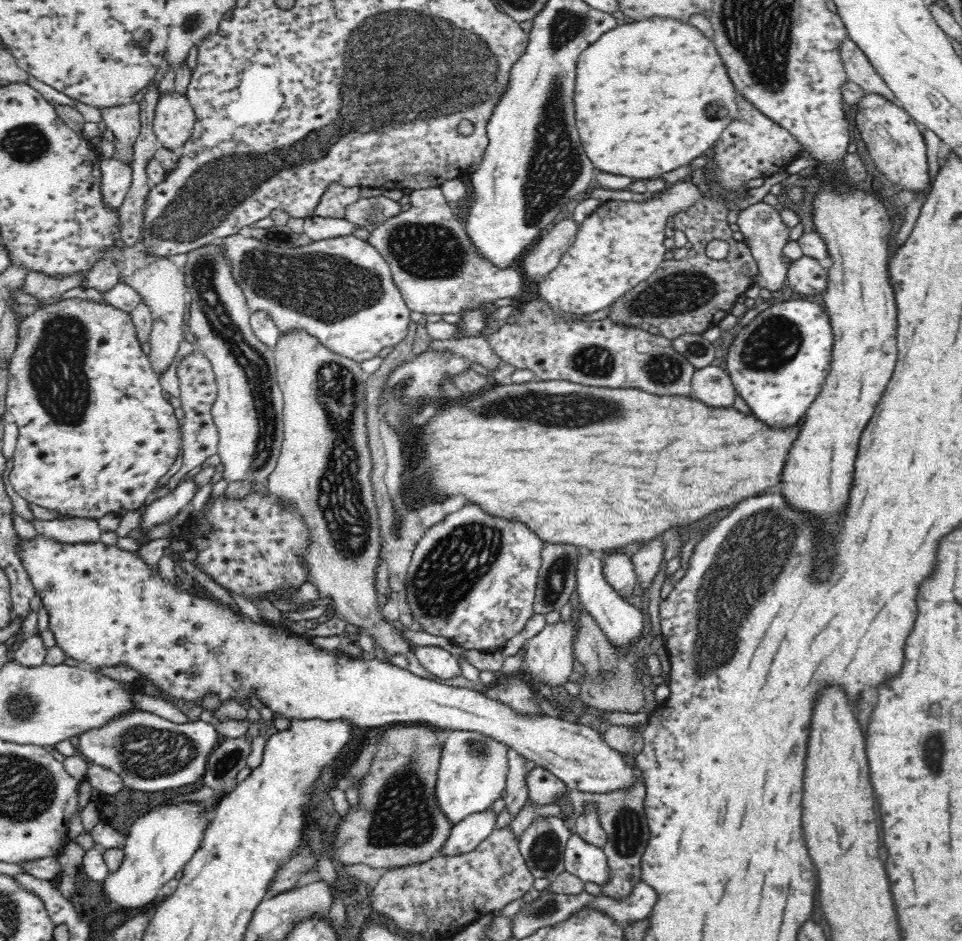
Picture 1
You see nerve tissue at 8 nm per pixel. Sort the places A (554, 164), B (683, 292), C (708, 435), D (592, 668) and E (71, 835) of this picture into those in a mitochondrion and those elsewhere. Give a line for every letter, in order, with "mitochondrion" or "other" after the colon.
A: mitochondrion
B: mitochondrion
C: other
D: other
E: other

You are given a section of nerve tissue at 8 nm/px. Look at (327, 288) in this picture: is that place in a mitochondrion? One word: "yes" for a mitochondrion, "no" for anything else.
yes

